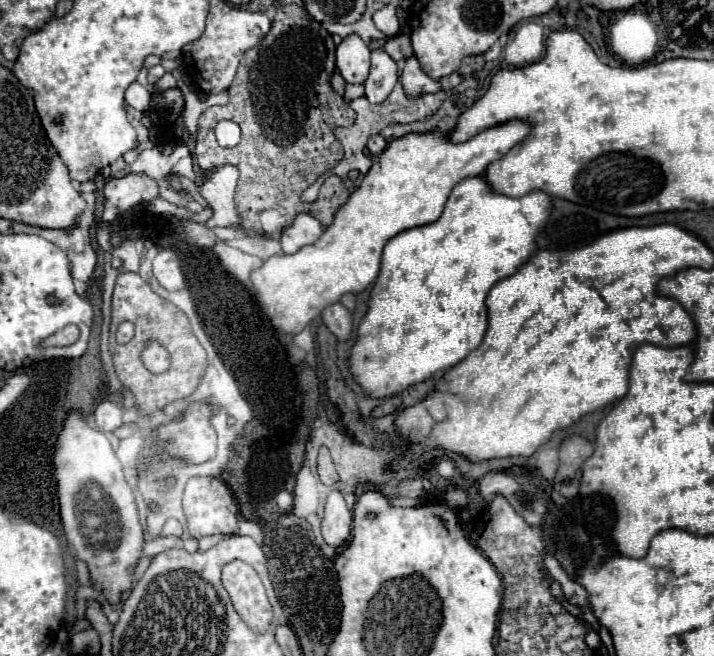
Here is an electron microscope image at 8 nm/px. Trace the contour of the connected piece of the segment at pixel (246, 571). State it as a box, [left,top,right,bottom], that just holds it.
[222,561,272,633]

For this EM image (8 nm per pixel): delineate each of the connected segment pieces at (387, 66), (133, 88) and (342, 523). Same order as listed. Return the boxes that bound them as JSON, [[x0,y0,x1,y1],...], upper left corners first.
[[364,49,398,103],[126,83,152,111],[322,489,352,547]]

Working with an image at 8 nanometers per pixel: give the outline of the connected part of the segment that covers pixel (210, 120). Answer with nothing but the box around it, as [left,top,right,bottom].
[194,5,356,231]

